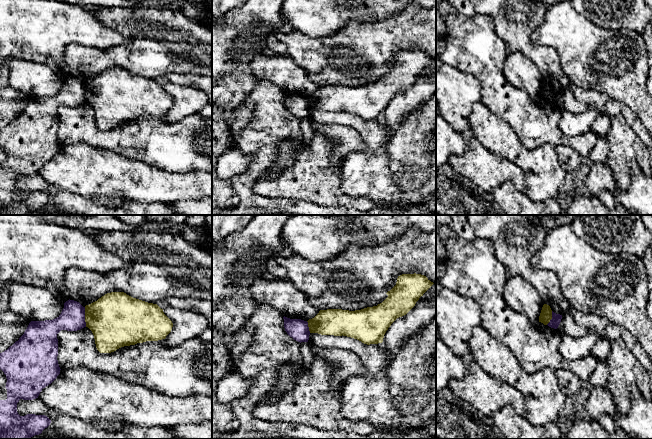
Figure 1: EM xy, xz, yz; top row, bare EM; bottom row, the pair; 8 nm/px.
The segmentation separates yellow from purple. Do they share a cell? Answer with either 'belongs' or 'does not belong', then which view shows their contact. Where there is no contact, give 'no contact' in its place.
does not belong; contact in xy

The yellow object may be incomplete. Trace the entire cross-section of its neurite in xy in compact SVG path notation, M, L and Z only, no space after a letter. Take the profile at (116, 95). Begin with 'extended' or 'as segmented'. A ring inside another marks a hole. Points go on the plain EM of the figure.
as segmented; M124 68L107 69L85 82L85 98L100 129L165 115L173 99L157 80L148 79Z

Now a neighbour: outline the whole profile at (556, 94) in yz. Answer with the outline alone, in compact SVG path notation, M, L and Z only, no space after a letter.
M552 87L552 95L547 100L549 103L557 105L562 95L562 91L556 90Z

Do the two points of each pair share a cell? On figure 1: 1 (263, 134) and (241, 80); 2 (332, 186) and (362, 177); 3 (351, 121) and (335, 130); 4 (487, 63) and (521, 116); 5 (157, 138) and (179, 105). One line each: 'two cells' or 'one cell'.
1: two cells
2: two cells
3: two cells
4: one cell
5: two cells

